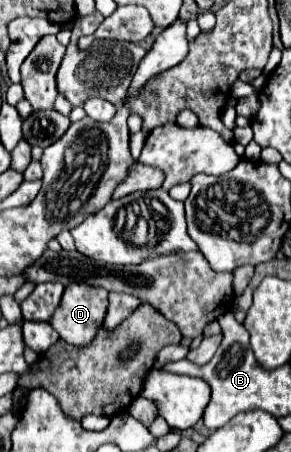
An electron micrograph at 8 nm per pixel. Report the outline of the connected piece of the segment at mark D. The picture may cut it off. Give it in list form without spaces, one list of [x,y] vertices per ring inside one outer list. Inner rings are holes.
[[[68,285],[64,289],[60,309],[56,309],[56,317],[52,317],[50,325],[66,343],[74,347],[86,347],[92,343],[98,329],[102,327],[106,307],[106,289],[88,285]]]

